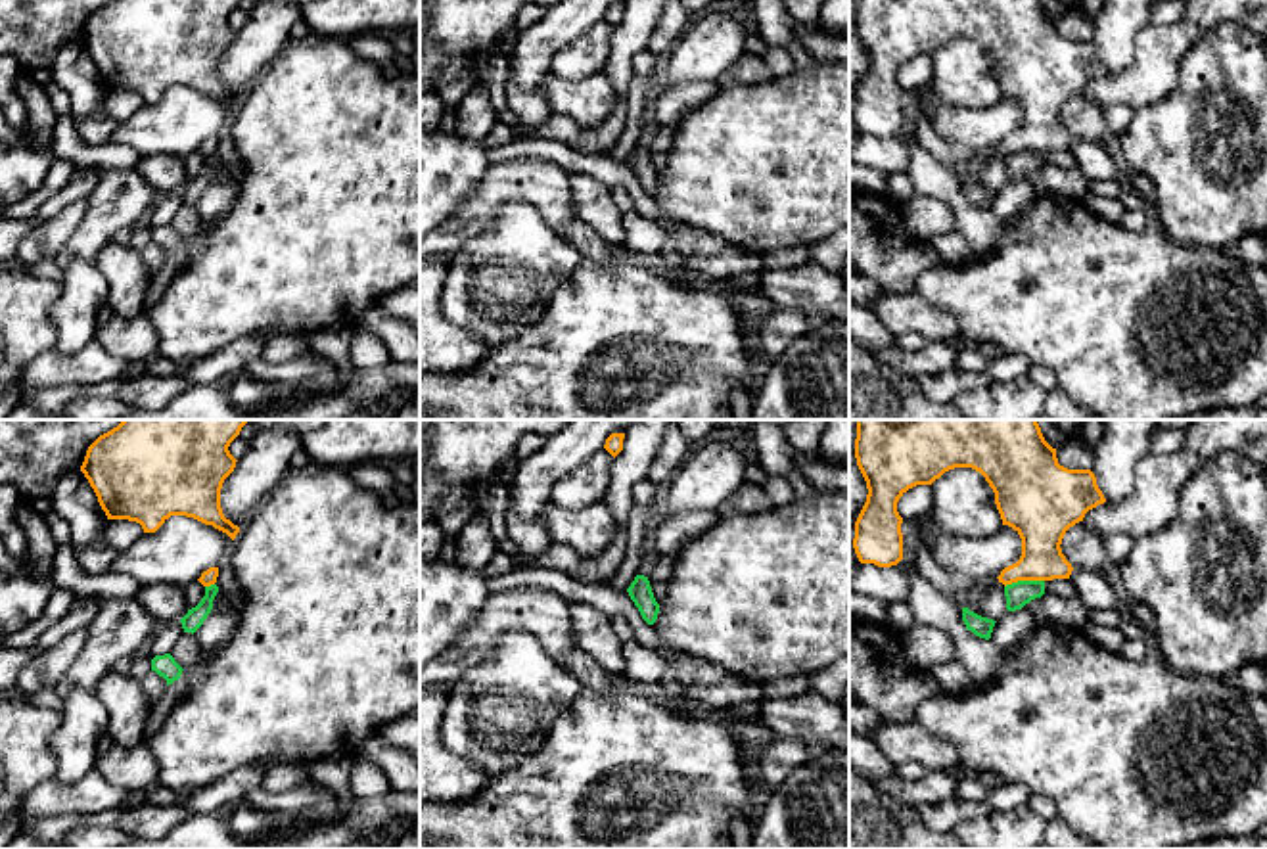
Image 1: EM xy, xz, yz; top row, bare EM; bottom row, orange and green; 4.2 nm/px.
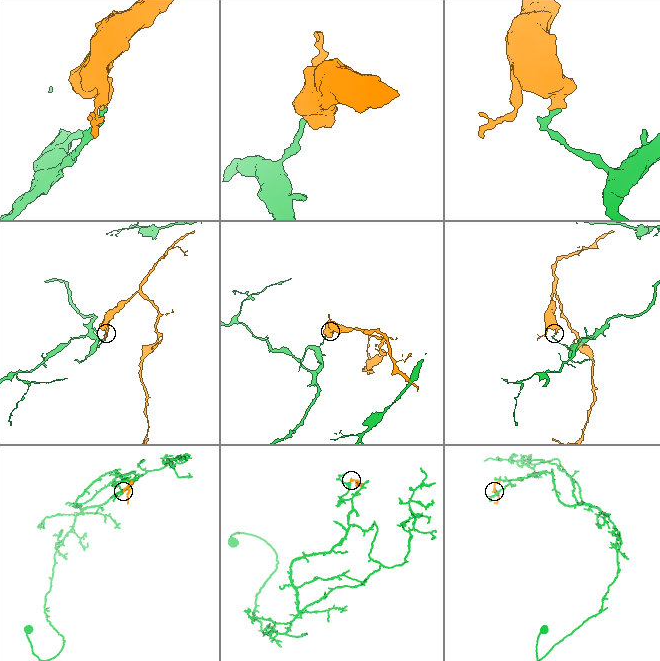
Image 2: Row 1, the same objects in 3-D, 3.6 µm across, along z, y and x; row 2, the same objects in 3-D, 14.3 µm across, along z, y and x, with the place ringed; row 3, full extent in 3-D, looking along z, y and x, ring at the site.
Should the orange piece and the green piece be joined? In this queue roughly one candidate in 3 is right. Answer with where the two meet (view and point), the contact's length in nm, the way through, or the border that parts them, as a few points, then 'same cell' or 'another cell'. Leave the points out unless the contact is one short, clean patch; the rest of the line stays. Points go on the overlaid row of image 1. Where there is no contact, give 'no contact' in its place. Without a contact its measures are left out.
contact yz (1024, 579); length 170 nm; border yz (1043, 579), (1018, 579), (1005, 587); another cell

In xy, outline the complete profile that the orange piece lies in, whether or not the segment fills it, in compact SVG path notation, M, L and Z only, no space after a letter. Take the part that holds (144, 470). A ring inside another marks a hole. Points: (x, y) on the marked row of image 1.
M123 420L88 447L81 471L107 519L136 521L144 533L155 533L171 516L186 516L213 525L234 540L240 527L224 517L220 489L238 462L228 447L247 422Z

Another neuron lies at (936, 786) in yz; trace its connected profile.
M928 770L918 780L903 780L895 774L880 780L876 788L895 801L920 809L955 799L958 776L958 772Z

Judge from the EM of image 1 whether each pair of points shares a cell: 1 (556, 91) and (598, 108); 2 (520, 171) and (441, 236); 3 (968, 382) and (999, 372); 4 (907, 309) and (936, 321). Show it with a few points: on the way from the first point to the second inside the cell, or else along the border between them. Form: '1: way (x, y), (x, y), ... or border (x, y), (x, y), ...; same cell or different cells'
1: way (566, 98), (589, 102); same cell
2: way (499, 192), (462, 234); same cell
3: border (986, 372), (993, 378); different cells
4: way (915, 315), (928, 321); same cell

